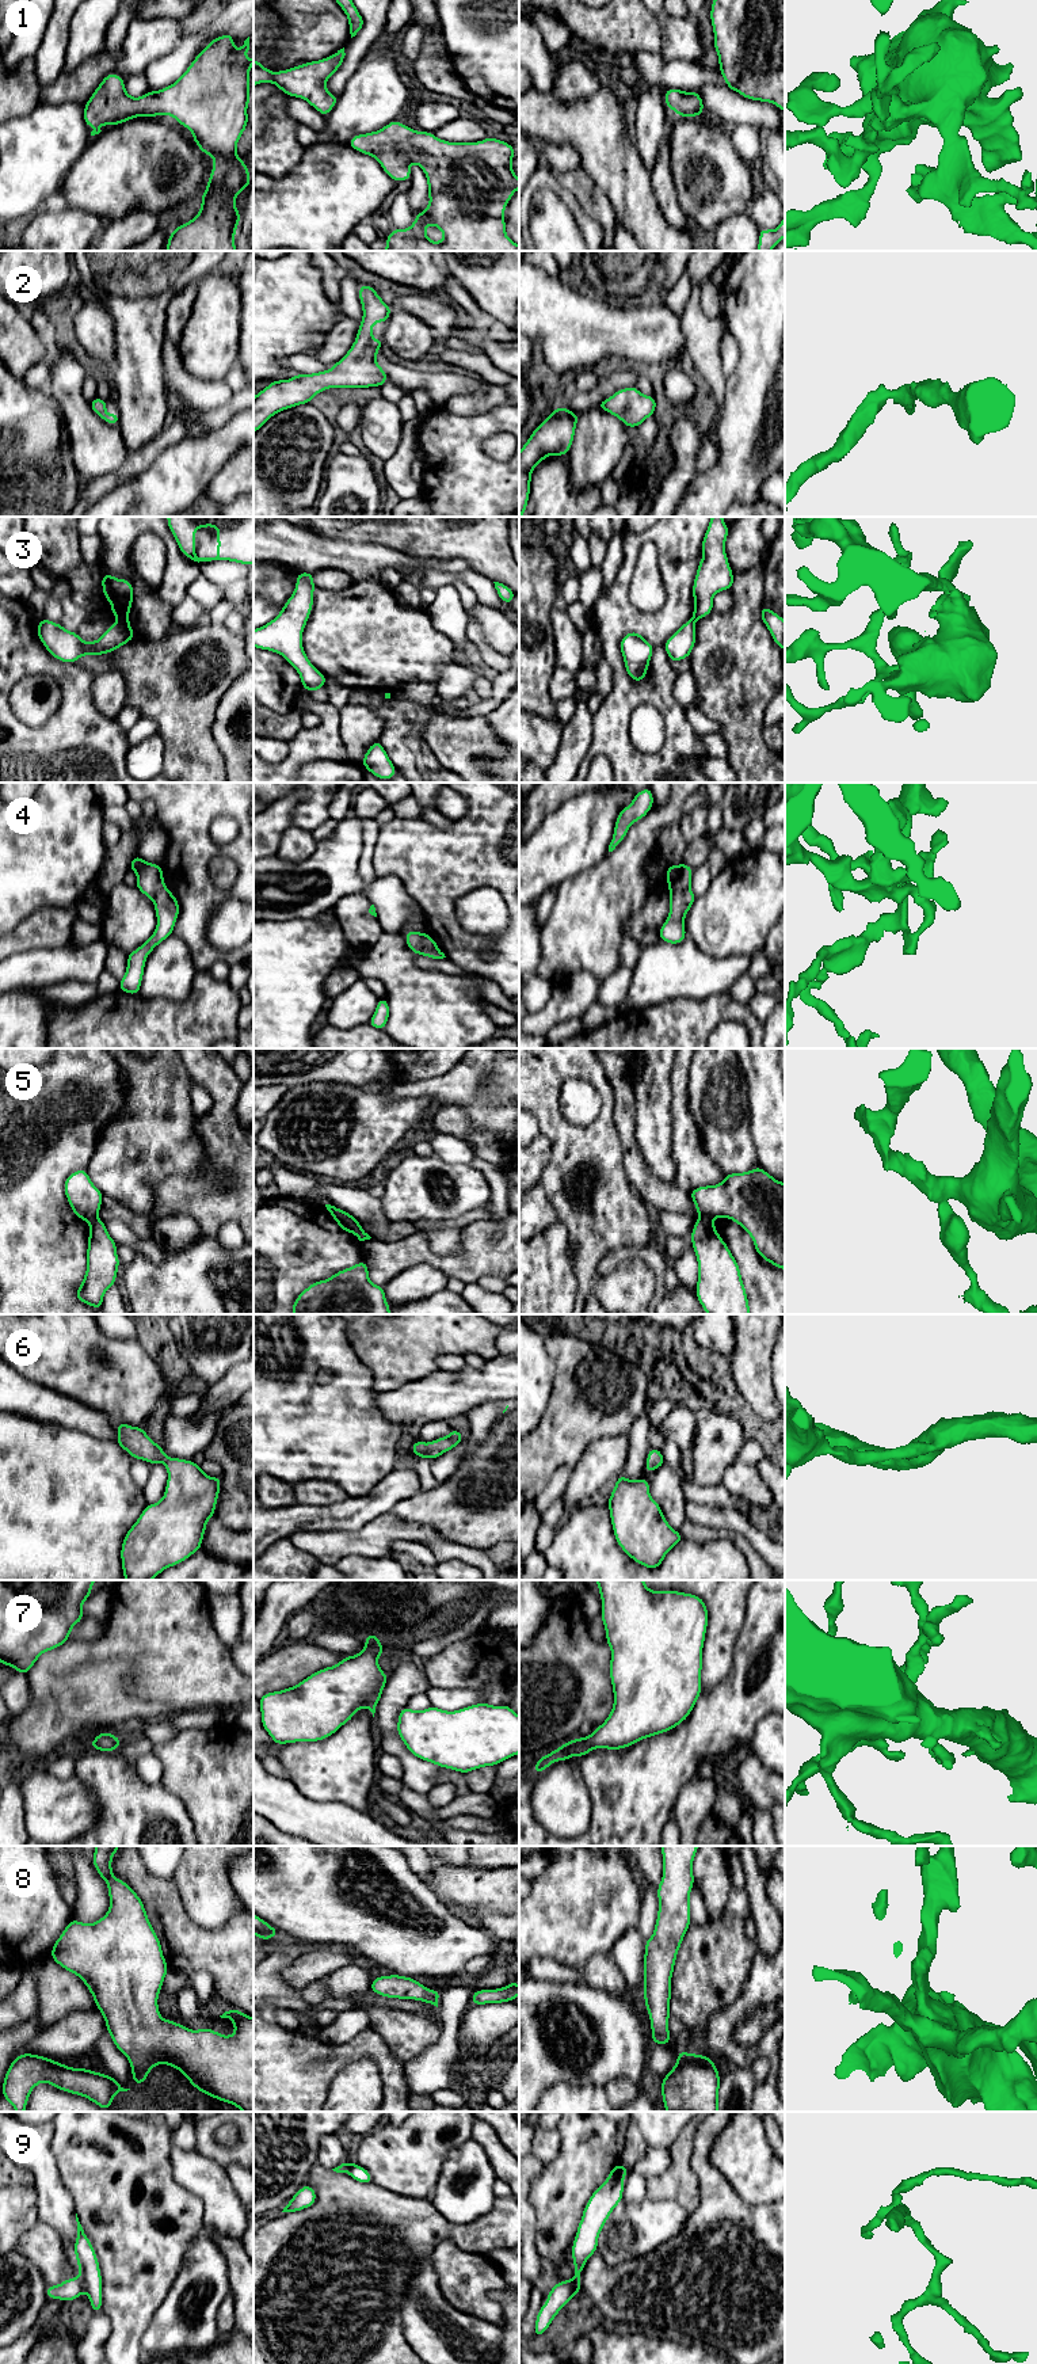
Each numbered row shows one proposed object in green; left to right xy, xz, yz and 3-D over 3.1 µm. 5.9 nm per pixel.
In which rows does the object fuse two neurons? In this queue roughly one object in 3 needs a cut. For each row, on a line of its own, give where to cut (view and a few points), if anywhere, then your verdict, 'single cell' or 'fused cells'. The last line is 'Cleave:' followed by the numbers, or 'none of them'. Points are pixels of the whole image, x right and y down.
1: no cut; single cell
2: no cut; single cell
3: cut in xy along (126, 617), (118, 620); fused cells
4: cut in xz along (426, 933), (423, 950), (419, 954); fused cells
5: cut in yz along (710, 1218), (700, 1219); fused cells
6: no cut; single cell
7: no cut; single cell
8: no cut; single cell
9: cut in xy along (79, 2277), (83, 2288); fused cells
Cleave: 3, 4, 5, 9

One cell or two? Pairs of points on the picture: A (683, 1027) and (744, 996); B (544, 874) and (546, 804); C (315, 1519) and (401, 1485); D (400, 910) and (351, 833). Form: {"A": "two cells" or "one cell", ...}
{"A": "two cells", "B": "two cells", "C": "one cell", "D": "one cell"}

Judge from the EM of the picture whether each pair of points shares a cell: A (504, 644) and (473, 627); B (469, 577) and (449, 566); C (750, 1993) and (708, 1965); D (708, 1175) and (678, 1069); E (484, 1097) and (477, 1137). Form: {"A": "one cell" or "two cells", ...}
{"A": "two cells", "B": "two cells", "C": "two cells", "D": "one cell", "E": "one cell"}

